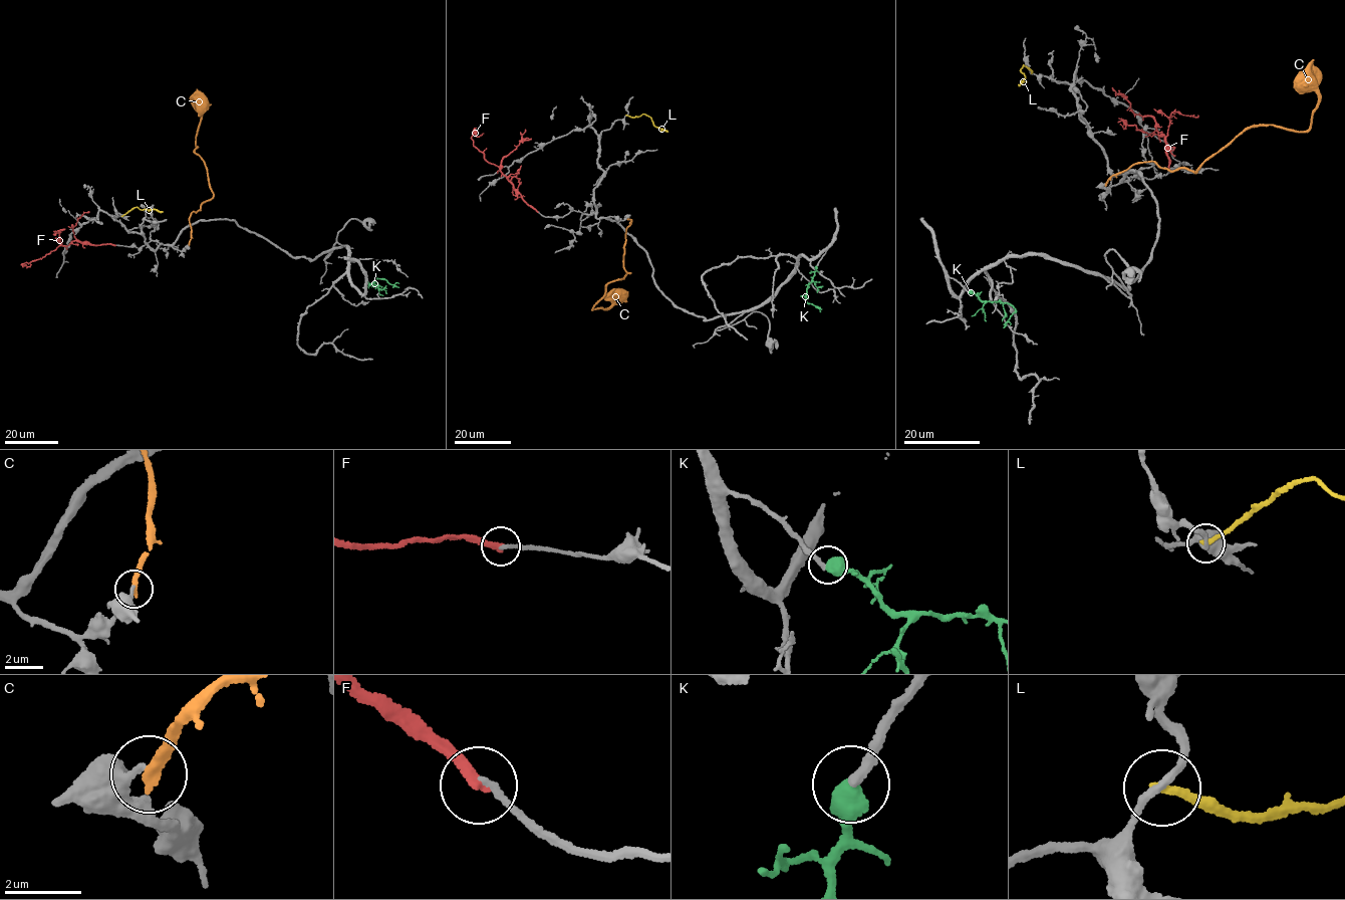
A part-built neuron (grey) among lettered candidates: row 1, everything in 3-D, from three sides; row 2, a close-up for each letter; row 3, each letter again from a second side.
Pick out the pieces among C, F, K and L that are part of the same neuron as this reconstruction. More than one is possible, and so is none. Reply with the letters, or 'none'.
K

